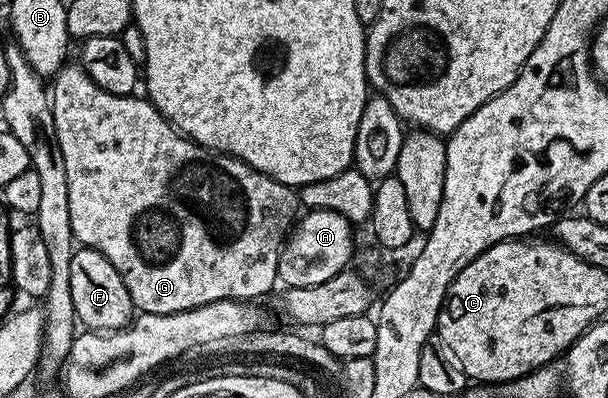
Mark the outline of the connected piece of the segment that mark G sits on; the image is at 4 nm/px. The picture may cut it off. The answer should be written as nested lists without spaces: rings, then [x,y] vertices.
[[[68,64],[60,68],[53,79],[53,85],[50,87],[49,97],[57,140],[61,144],[61,156],[65,156],[65,173],[69,179],[69,224],[73,224],[73,236],[80,247],[101,252],[107,257],[109,264],[117,268],[117,272],[125,280],[131,305],[136,311],[144,314],[176,314],[226,298],[259,300],[255,298],[269,293],[277,286],[279,254],[296,221],[295,213],[300,213],[301,210],[298,193],[292,187],[273,180],[267,174],[260,174],[237,158],[198,146],[196,142],[180,134],[146,97],[105,92],[105,88],[101,88],[83,71],[82,65]]]

